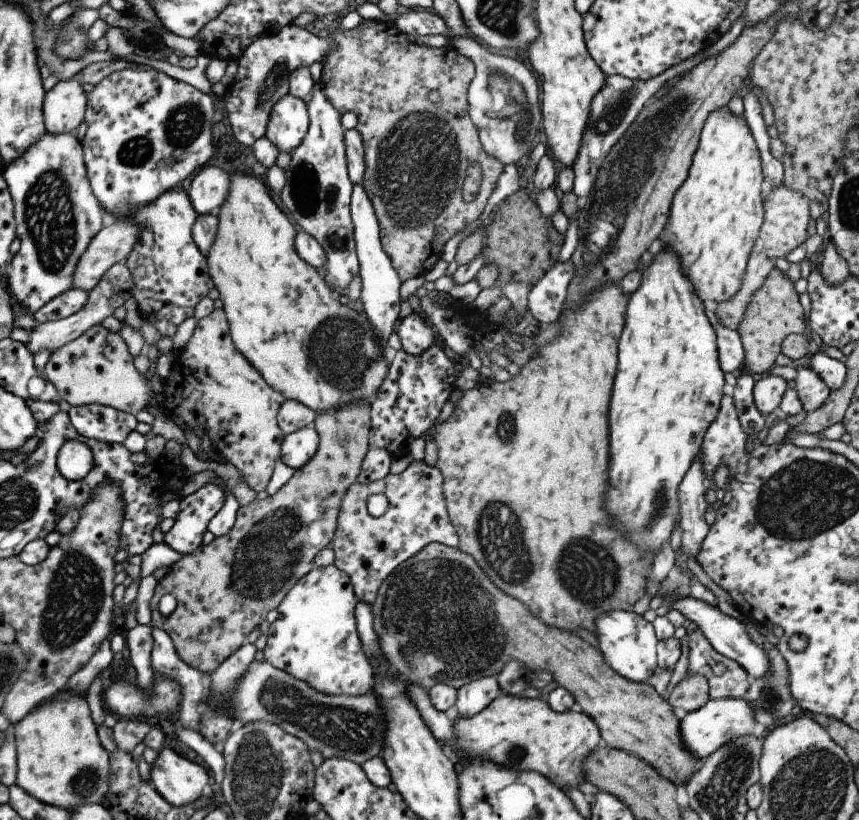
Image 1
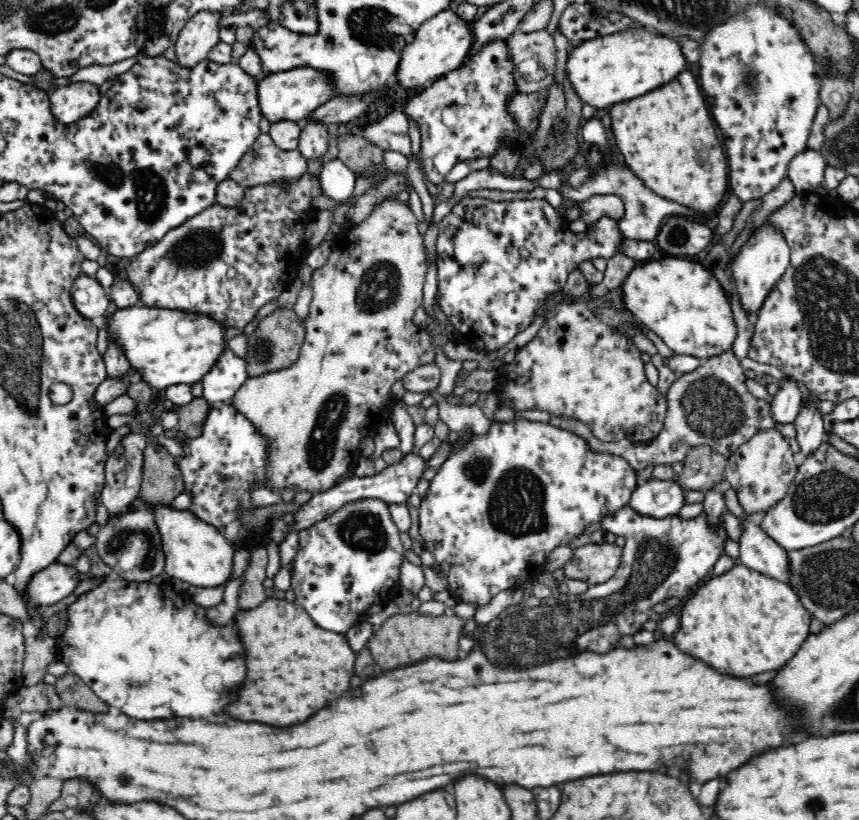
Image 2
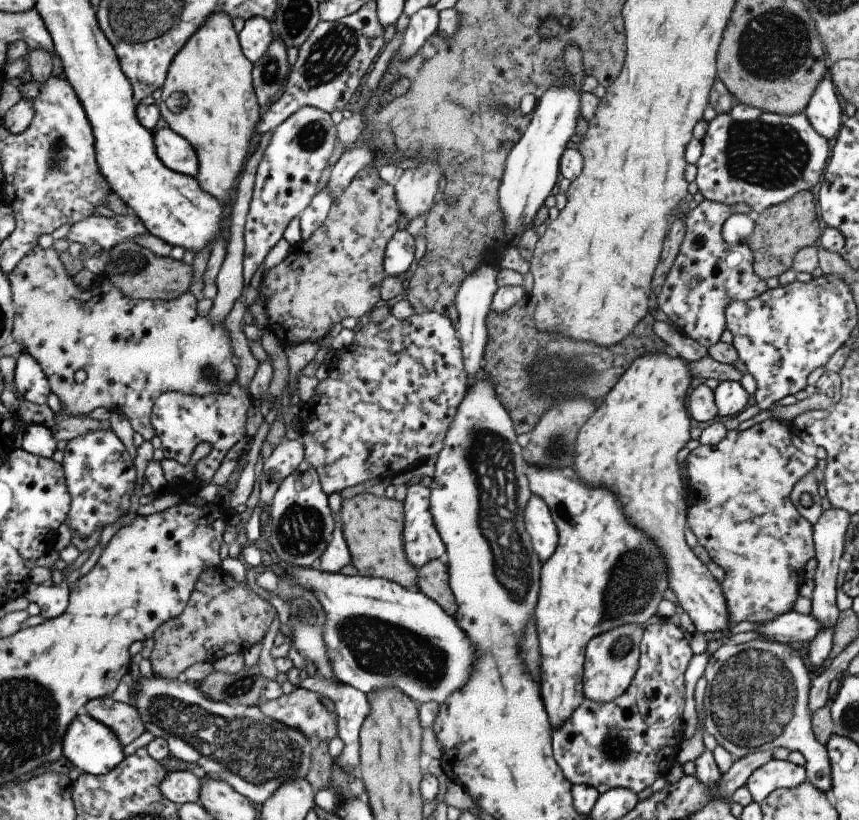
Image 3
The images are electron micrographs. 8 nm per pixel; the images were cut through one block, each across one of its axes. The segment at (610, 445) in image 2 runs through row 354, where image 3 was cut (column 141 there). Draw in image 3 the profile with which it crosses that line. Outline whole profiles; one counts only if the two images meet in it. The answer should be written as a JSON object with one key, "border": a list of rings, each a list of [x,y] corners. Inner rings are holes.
{"border":[[[112,696],[89,700],[83,710],[114,732],[123,747],[146,731],[137,708],[113,700]]]}

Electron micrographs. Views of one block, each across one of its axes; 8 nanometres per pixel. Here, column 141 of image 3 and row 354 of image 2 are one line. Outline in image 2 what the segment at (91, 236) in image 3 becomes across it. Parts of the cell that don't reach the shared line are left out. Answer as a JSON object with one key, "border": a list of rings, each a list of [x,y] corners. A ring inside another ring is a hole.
{"border":[[[227,348],[224,354],[218,357],[215,365],[201,378],[203,397],[209,403],[222,400],[229,404],[248,377],[245,359]]]}

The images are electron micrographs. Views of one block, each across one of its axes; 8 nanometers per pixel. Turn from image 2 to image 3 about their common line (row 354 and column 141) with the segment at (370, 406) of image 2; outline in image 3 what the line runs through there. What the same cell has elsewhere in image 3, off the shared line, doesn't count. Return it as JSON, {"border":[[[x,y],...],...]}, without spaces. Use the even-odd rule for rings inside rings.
{"border":[[[39,245],[32,248],[30,252],[27,252],[26,256],[18,262],[14,270],[12,270],[7,277],[11,284],[13,307],[15,310],[12,338],[14,341],[25,346],[25,350],[22,353],[30,353],[38,361],[38,364],[43,368],[49,380],[51,392],[57,394],[58,398],[61,399],[61,414],[55,414],[54,417],[56,423],[59,423],[62,418],[65,417],[86,416],[90,414],[94,408],[104,407],[112,412],[116,410],[123,412],[124,416],[131,422],[131,426],[135,432],[141,434],[144,440],[152,440],[152,437],[155,435],[155,430],[151,423],[151,414],[155,400],[161,394],[180,391],[202,396],[209,392],[225,391],[232,381],[237,380],[235,364],[232,361],[235,354],[233,353],[233,346],[229,341],[228,333],[223,329],[223,323],[213,325],[209,321],[208,316],[199,316],[196,311],[197,302],[190,291],[171,301],[133,299],[132,297],[124,296],[124,293],[112,281],[102,277],[97,284],[91,286],[87,291],[82,292],[72,286],[70,276],[64,264],[60,261],[59,253],[54,247],[42,249]],[[78,370],[84,370],[84,372],[86,372],[86,379],[83,382],[77,382],[74,377],[74,374],[76,374]]]}

